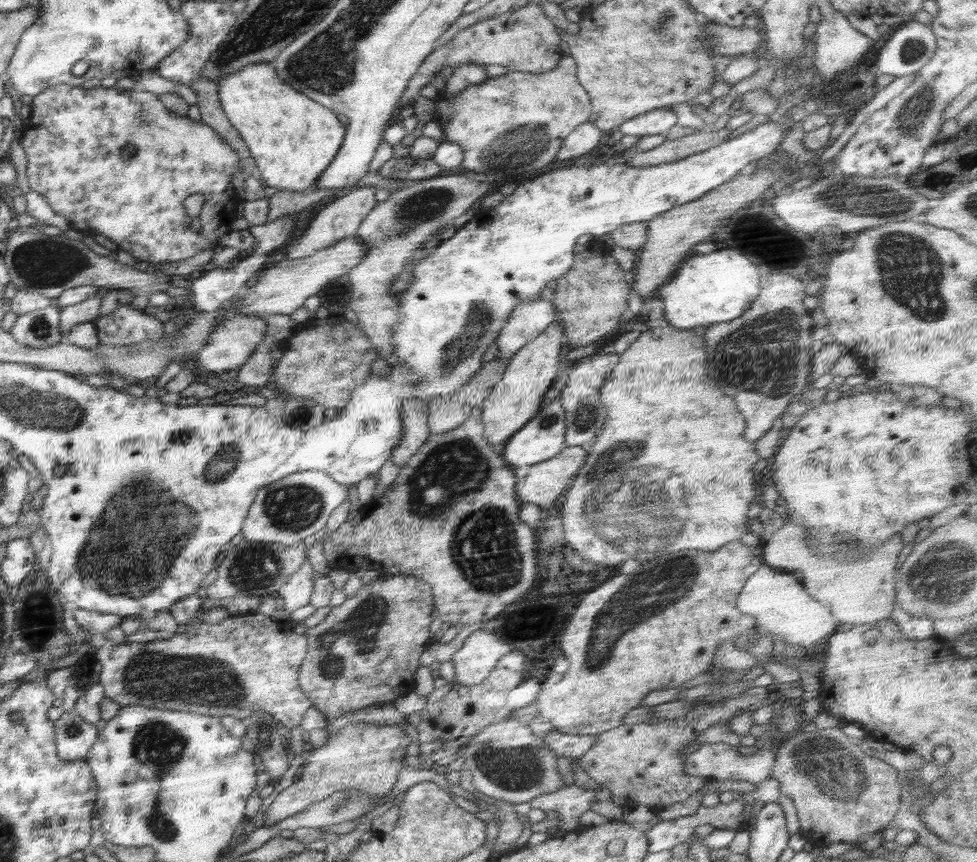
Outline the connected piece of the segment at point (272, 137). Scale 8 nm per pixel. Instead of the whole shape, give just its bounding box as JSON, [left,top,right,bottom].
[217,63,347,192]

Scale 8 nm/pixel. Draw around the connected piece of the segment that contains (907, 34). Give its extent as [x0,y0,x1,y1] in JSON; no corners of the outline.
[875,20,937,78]

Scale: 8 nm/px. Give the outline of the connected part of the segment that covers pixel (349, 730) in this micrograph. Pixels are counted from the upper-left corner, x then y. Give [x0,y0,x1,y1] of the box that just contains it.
[263,721,407,825]

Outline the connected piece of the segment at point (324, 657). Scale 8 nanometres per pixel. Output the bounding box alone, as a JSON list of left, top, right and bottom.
[297,575,434,723]

